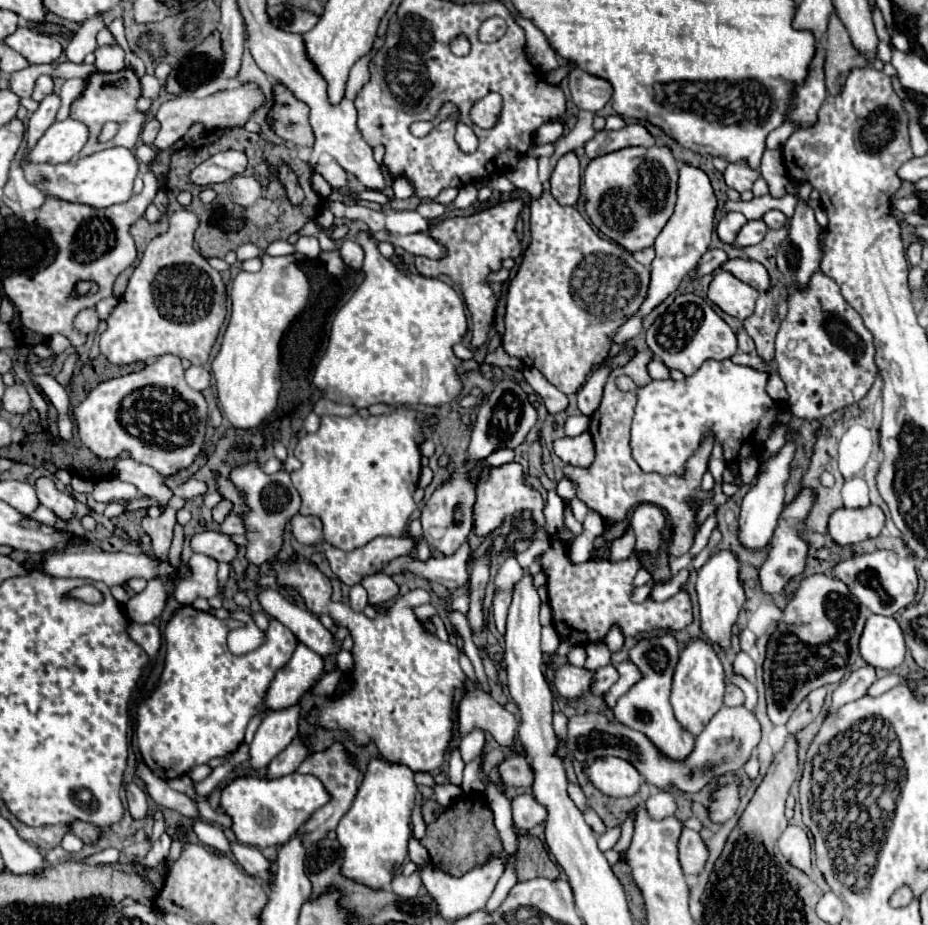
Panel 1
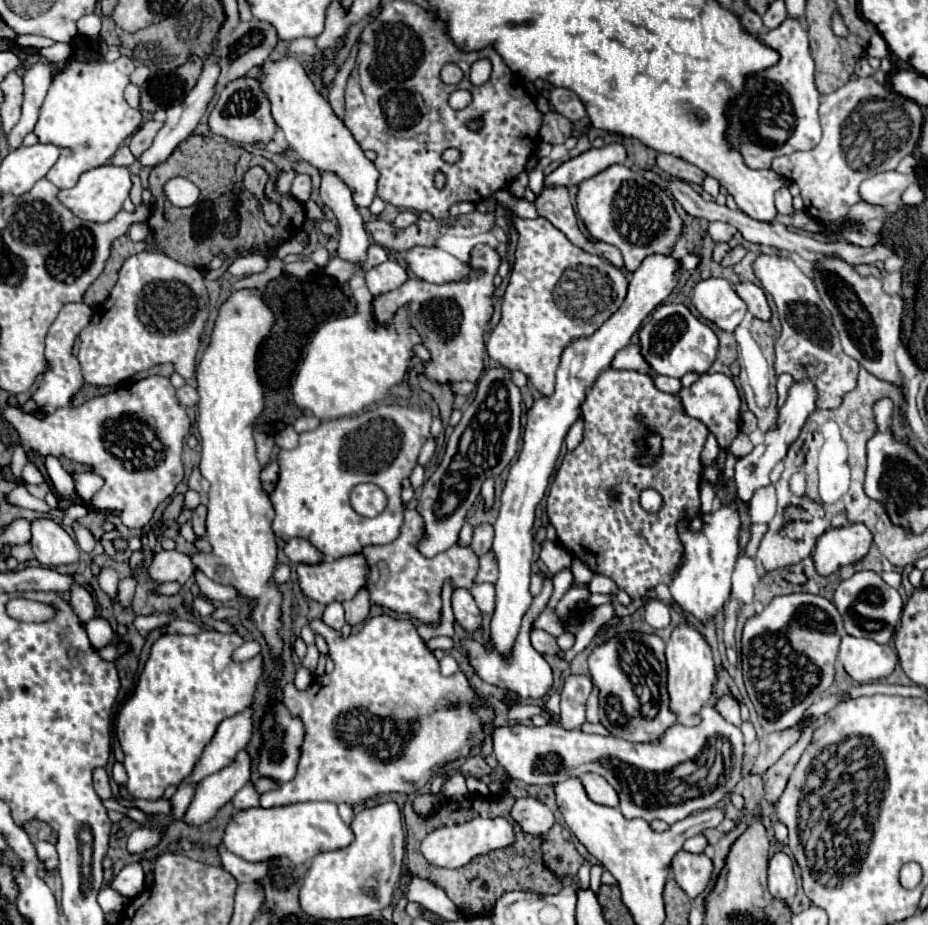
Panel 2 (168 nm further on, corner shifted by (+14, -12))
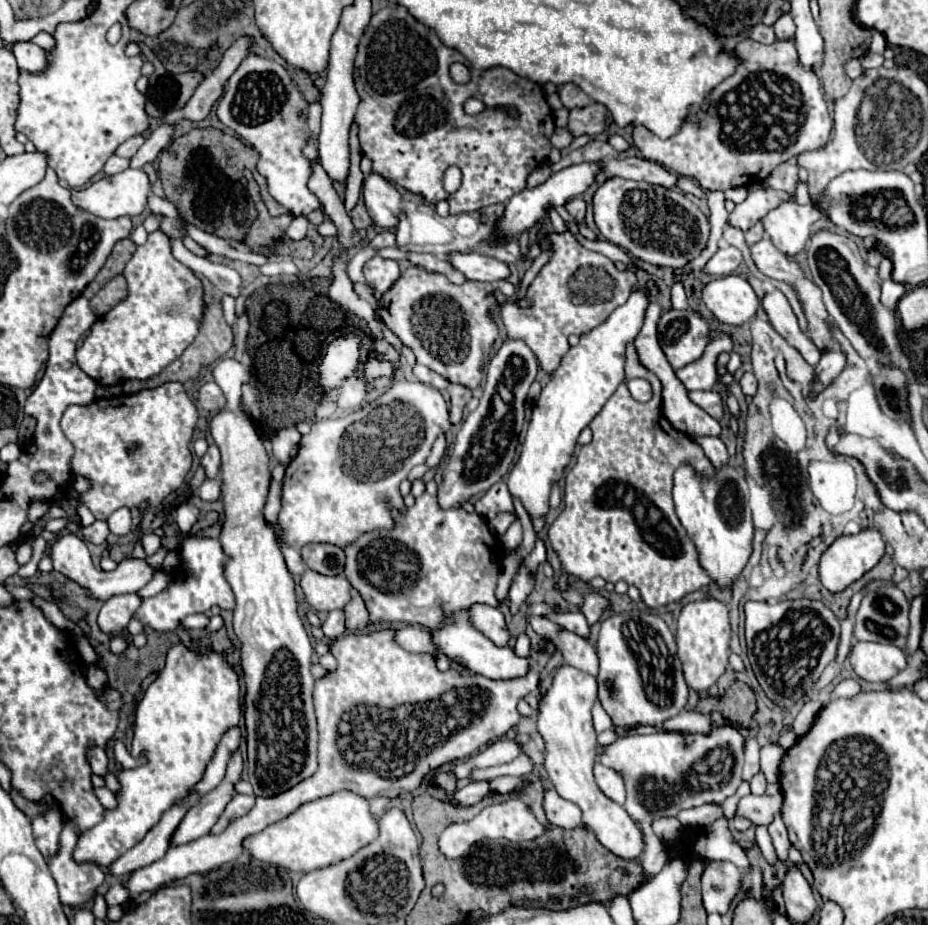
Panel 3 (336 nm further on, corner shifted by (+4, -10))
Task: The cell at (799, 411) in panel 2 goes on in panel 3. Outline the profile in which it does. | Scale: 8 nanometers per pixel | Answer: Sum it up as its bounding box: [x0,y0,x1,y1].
[813,349,845,393]

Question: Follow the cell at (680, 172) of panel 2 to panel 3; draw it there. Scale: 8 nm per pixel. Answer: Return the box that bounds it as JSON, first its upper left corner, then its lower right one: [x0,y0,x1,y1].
[631,37,833,191]

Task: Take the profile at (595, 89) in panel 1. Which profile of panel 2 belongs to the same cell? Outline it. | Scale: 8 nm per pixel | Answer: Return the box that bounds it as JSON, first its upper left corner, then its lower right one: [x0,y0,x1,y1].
[549,87,587,121]

